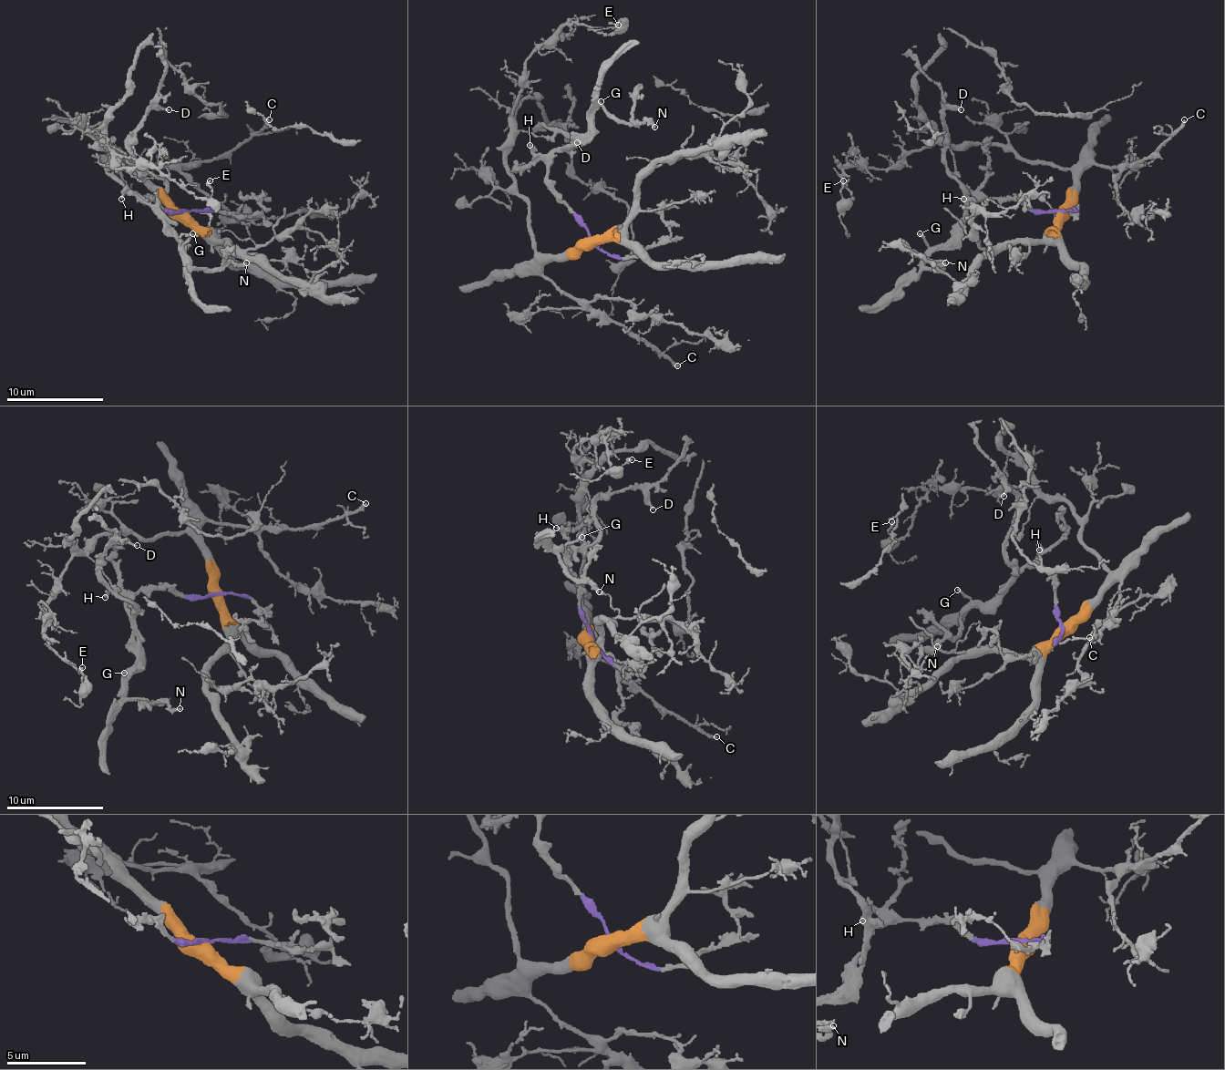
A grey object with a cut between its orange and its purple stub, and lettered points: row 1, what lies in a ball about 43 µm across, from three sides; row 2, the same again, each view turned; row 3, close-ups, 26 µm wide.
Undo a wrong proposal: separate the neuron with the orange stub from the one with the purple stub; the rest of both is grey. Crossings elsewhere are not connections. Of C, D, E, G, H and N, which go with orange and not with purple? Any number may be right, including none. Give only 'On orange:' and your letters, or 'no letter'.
On orange: C, E

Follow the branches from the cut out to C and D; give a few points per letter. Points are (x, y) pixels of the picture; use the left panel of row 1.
C: (183, 211), (171, 206), (145, 180), (135, 165), (196, 168), (218, 160), (256, 133), (269, 118)
D: (183, 211), (164, 211), (139, 199), (152, 204), (167, 184), (133, 153), (133, 131), (149, 111), (169, 109)

